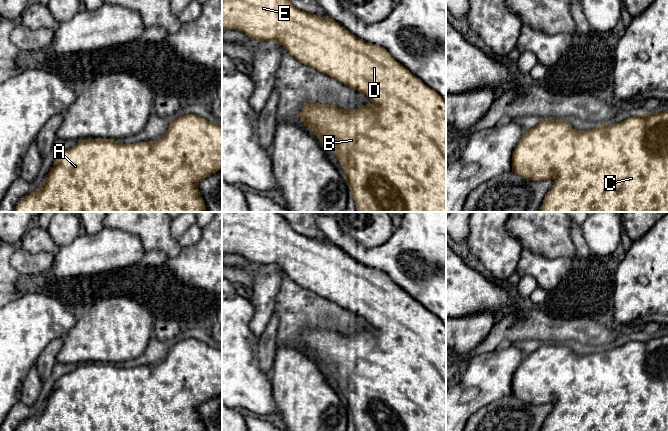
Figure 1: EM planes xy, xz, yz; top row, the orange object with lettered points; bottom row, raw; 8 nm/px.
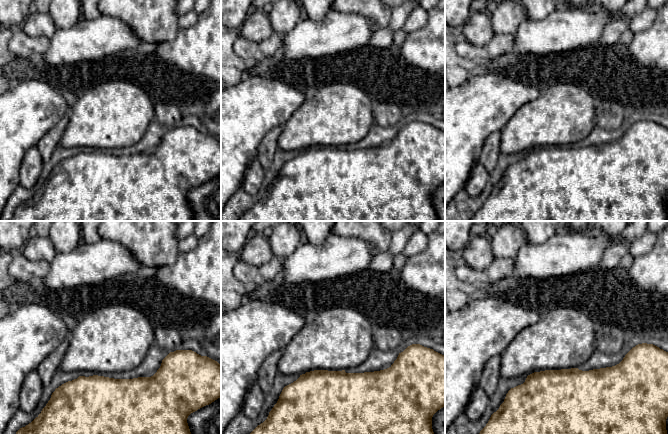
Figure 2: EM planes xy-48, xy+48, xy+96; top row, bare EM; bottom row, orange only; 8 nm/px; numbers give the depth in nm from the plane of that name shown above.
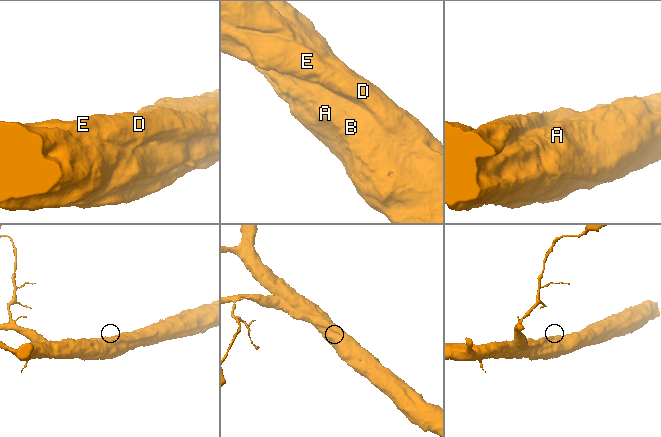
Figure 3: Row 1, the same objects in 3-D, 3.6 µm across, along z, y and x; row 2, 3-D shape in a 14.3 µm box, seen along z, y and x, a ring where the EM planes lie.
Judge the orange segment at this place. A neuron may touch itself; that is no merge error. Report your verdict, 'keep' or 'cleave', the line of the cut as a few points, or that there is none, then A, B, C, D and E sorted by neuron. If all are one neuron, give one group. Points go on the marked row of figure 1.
keep; cut none; groups A B C D E

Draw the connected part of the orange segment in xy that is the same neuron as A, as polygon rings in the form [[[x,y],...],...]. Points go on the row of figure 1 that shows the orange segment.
[[[194,114],[173,119],[164,137],[157,141],[137,142],[134,144],[118,143],[114,139],[80,140],[74,147],[60,153],[53,168],[48,173],[43,185],[21,198],[14,212],[205,212],[206,206],[200,195],[198,183],[222,169],[222,125],[213,123]]]

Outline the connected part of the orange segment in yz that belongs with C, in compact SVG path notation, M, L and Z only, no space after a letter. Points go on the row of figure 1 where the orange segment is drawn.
M668 110L661 113L638 113L624 121L611 125L603 124L587 131L573 129L566 120L543 119L534 128L527 130L514 148L512 171L528 180L554 180L539 212L668 212Z

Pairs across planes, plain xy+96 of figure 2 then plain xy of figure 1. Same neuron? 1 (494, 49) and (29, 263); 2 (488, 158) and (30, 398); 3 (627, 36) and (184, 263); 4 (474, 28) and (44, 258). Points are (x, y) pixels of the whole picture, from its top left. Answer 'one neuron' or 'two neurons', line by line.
1: one neuron
2: two neurons
3: two neurons
4: two neurons

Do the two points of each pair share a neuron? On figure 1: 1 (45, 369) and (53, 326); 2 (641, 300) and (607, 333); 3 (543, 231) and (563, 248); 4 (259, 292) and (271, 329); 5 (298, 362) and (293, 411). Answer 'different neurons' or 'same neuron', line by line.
1: different neurons
2: different neurons
3: same neuron
4: different neurons
5: same neuron

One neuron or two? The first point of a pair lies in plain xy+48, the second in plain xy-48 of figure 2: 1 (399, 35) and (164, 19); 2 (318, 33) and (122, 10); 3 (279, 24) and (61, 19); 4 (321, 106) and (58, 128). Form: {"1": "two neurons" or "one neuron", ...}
{"1": "one neuron", "2": "two neurons", "3": "one neuron", "4": "two neurons"}

